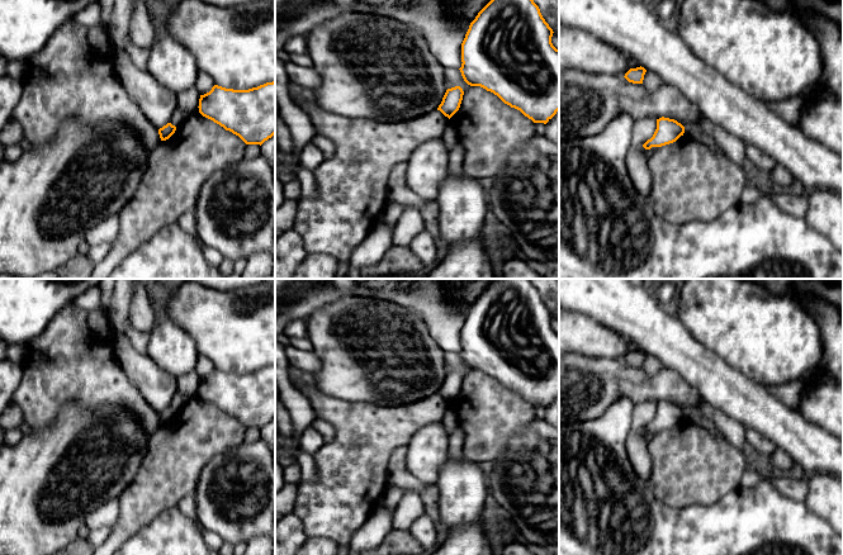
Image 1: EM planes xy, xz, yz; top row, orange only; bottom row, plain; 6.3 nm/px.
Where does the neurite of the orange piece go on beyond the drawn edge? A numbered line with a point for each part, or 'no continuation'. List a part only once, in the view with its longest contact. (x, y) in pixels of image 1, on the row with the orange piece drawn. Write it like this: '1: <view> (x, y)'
no continuation

